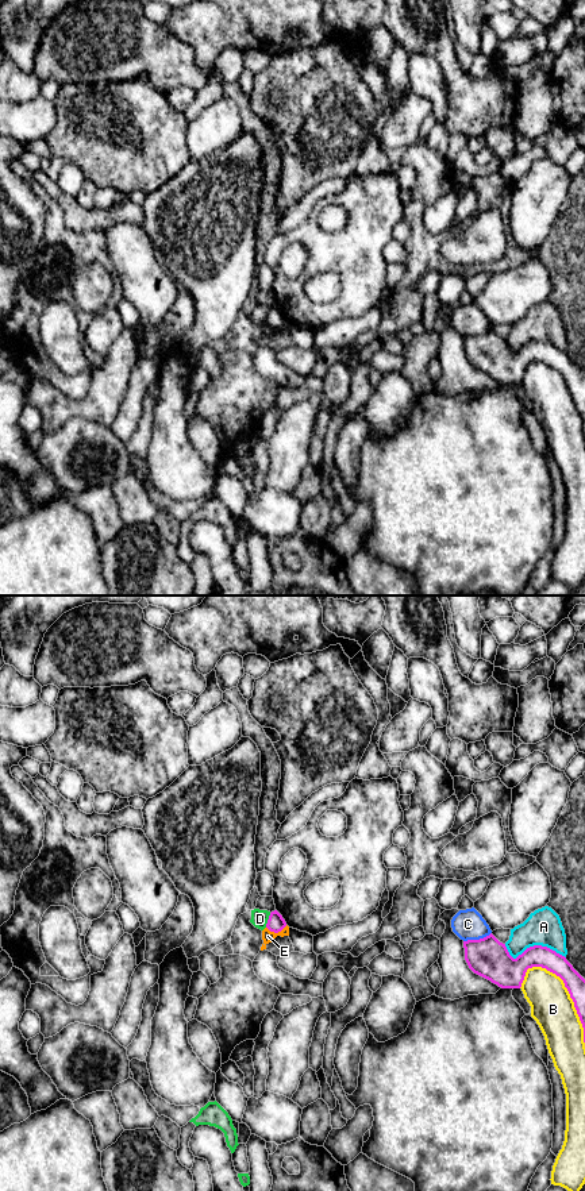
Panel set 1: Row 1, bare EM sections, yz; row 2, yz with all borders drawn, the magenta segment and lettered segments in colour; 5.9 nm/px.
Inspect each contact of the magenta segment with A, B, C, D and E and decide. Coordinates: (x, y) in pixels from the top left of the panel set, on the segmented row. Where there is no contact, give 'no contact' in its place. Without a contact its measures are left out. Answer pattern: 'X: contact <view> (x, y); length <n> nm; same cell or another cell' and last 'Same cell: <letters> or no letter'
A: contact yz (532, 947); length 380 nm; another cell
B: contact yz (570, 995); length 550 nm; another cell
C: contact yz (477, 940); length 180 nm; another cell
D: contact yz (268, 920); length 90 nm; another cell
E: contact yz (276, 932); length 130 nm; another cell
Same cell: no letter

